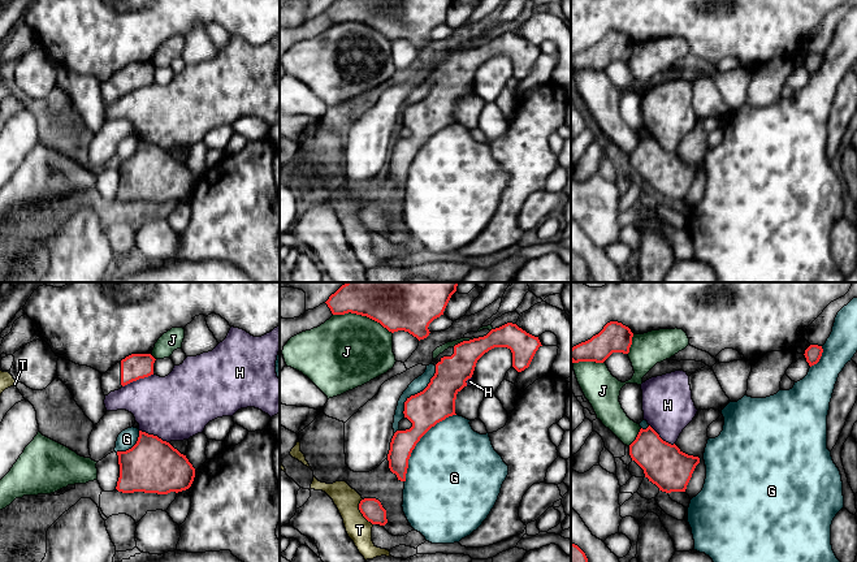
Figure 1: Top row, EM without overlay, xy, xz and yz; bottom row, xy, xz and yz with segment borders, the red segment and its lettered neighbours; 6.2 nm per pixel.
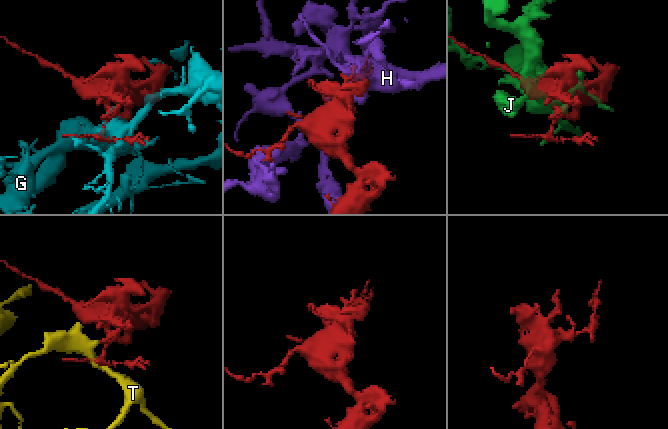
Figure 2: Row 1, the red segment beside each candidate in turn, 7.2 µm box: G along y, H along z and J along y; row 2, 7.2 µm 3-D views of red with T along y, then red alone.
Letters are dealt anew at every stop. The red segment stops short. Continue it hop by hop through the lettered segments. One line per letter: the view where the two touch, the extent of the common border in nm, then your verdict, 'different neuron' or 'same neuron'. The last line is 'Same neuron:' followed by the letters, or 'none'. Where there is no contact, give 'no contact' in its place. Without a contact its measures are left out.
G: contact in xz; length 550 nm; different neuron
H: contact in xy; length 200 nm; different neuron
J: contact in xz; length 380 nm; different neuron
T: contact in xz; length 180 nm; different neuron
Same neuron: none

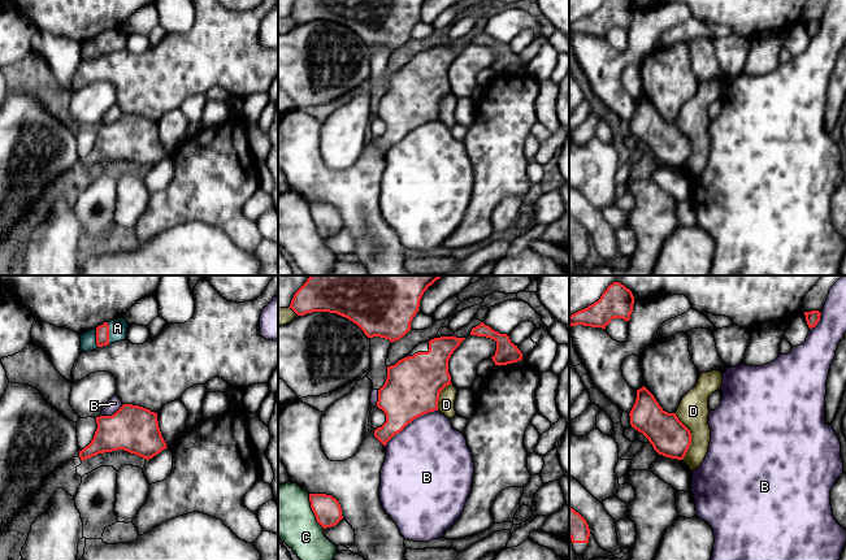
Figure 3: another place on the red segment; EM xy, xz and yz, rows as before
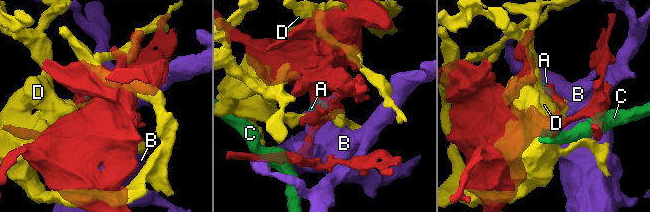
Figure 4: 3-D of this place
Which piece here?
A: contact in xy; length 140 nm; same neuron
B: contact in xz; length 400 nm; different neuron
C: contact in xz; length 240 nm; different neuron
D: contact in yz; length 300 nm; different neuron
Same neuron: A

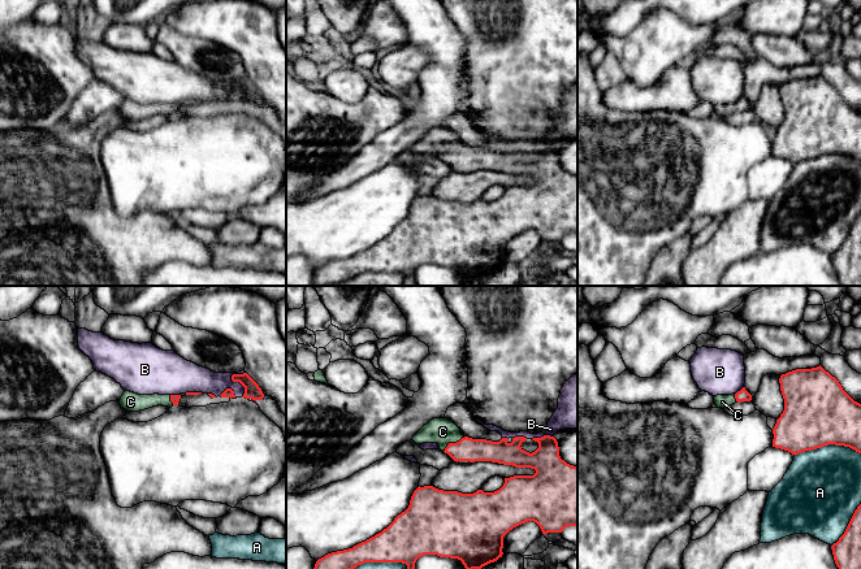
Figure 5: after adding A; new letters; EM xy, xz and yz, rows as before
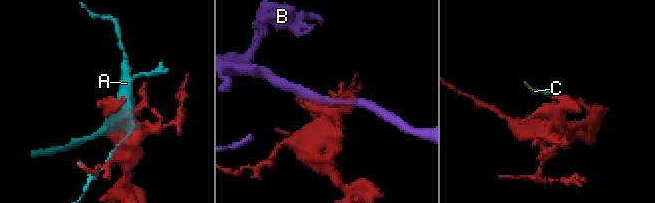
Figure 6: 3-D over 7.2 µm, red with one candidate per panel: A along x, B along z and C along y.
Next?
A: contact in yz; length 400 nm; different neuron
B: contact in xy; length 160 nm; different neuron
C: contact in xz; length 160 nm; same neuron
Same neuron: C

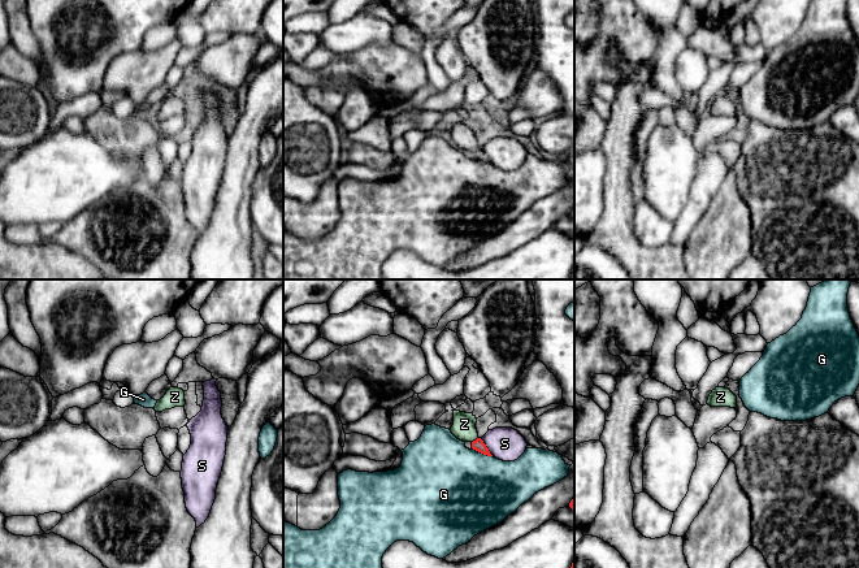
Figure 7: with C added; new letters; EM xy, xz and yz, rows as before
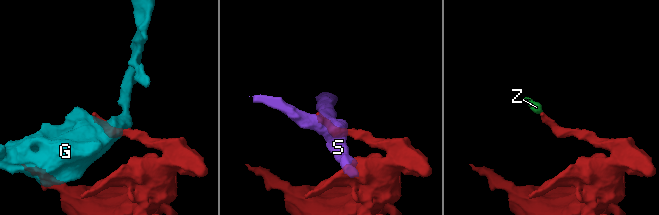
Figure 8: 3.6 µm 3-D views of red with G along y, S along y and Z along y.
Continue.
G: contact in xz; length 130 nm; different neuron
S: contact in xz; length 140 nm; different neuron
Z: contact in xz; length 50 nm; same neuron
Same neuron: Z

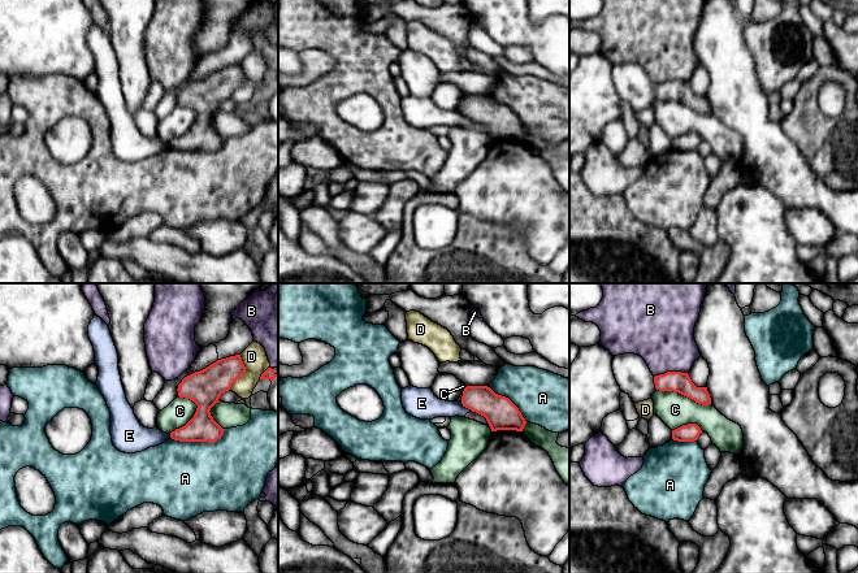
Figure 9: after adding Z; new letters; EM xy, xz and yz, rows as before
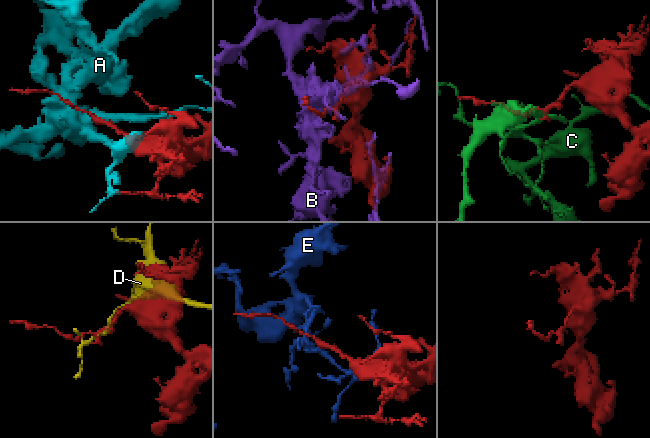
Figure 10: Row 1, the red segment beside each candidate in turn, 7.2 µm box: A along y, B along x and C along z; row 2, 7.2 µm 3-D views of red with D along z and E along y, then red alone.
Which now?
A: contact in xy; length 340 nm; different neuron
B: contact in yz; length 220 nm; different neuron
C: contact in yz; length 340 nm; different neuron
D: contact in xy; length 220 nm; different neuron
E: contact in xz; length 90 nm; different neuron
Same neuron: none

